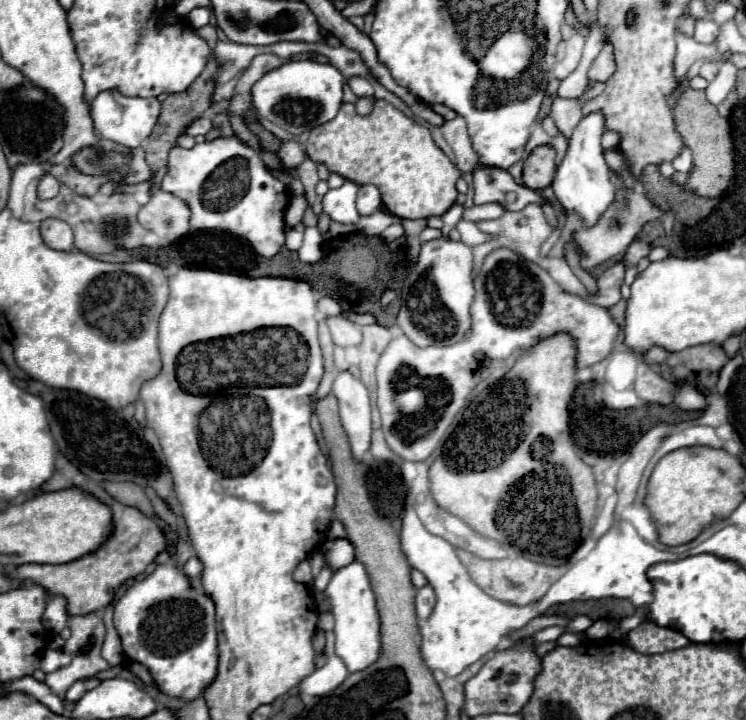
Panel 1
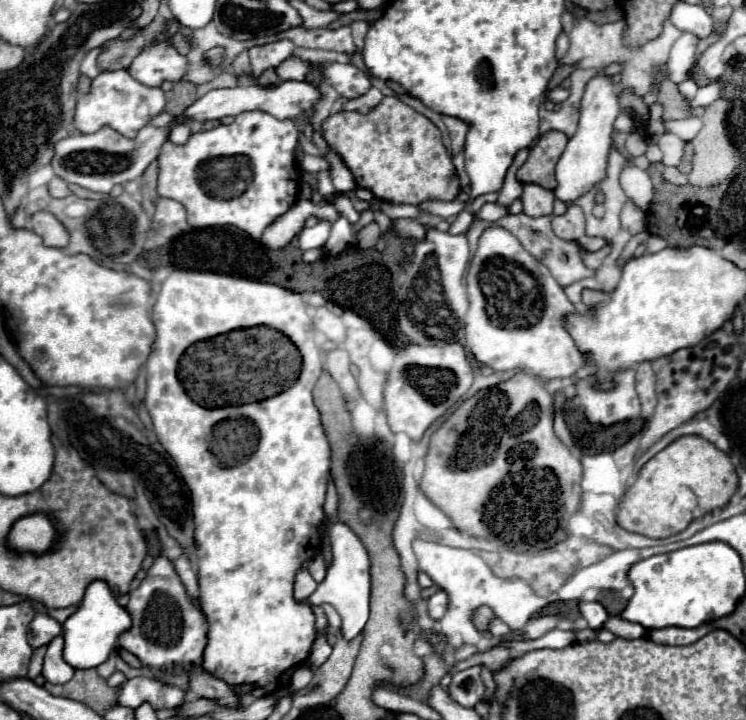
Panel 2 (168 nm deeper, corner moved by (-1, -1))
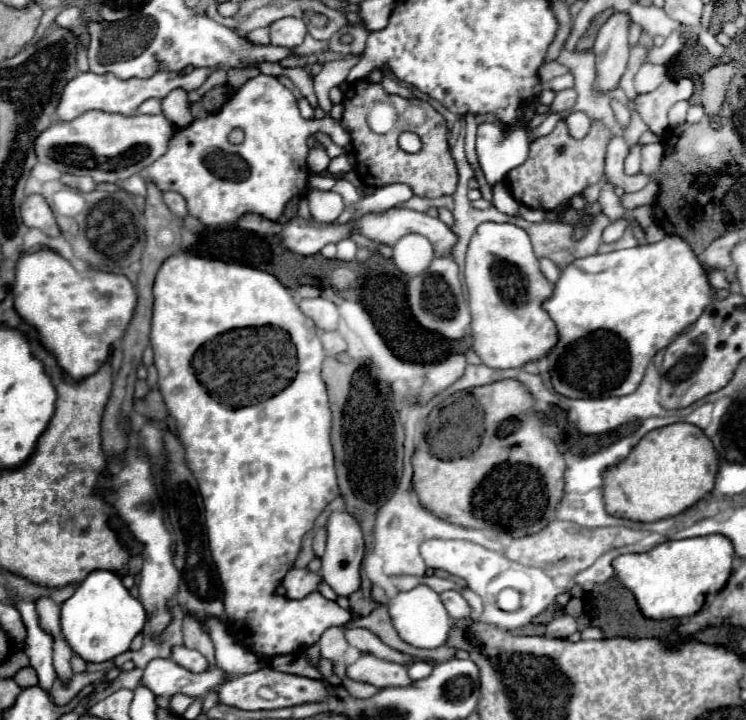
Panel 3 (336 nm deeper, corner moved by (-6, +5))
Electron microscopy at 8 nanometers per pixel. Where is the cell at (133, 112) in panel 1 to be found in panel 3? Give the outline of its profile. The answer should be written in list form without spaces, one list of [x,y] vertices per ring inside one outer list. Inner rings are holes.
[[[195,68],[187,76],[179,76],[177,72],[163,70],[163,72],[153,74],[151,78],[145,78],[145,80],[139,80],[139,78],[117,80],[111,74],[93,74],[93,72],[77,74],[67,84],[67,88],[63,90],[63,96],[61,96],[61,102],[59,102],[59,118],[61,120],[75,120],[89,110],[105,110],[105,112],[119,112],[119,114],[125,114],[125,116],[133,116],[133,114],[137,114],[137,108],[145,100],[149,100],[149,98],[163,100],[175,88],[191,92],[191,90],[199,88],[207,80],[209,74],[211,74],[211,68]]]

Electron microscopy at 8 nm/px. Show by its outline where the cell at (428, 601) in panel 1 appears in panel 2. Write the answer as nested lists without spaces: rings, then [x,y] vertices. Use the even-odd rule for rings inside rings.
[[[436,592],[428,598],[428,612],[434,620],[440,620],[448,610],[448,594],[446,592]]]

